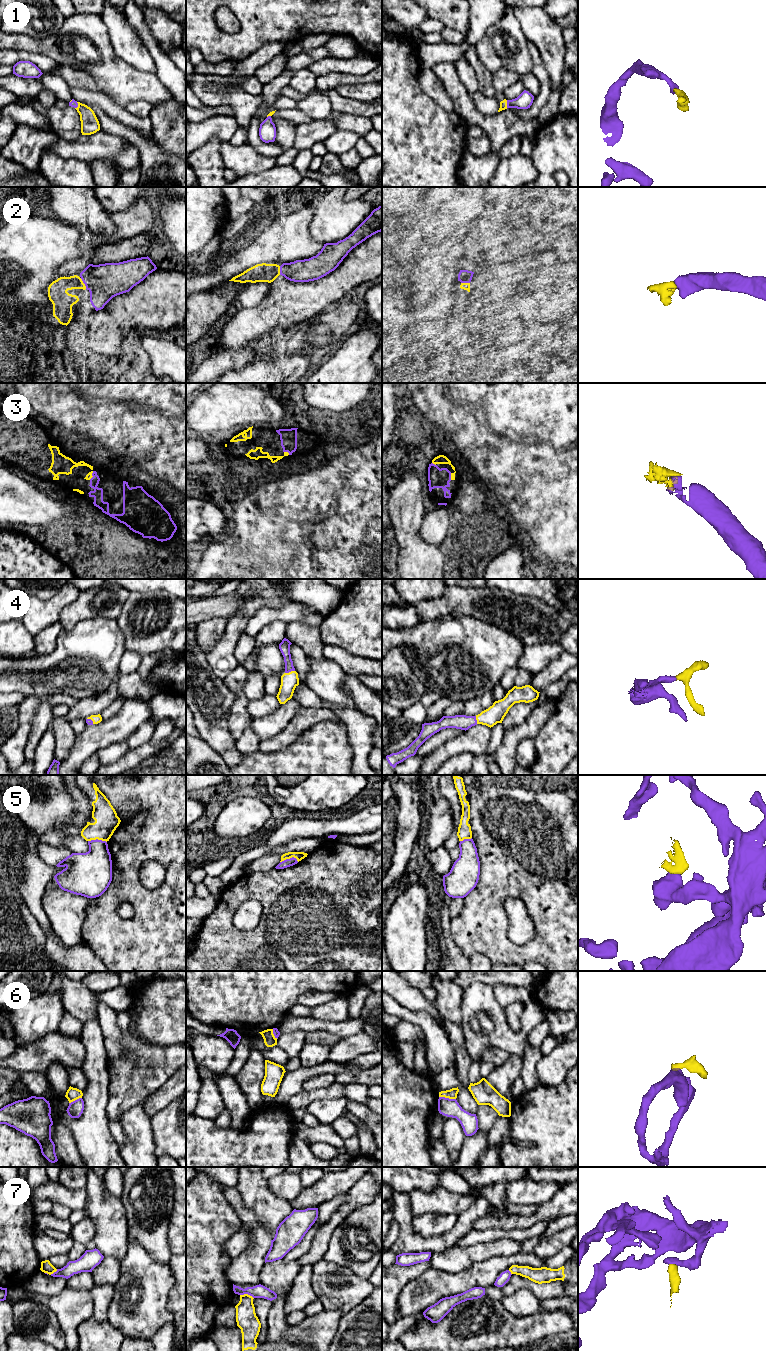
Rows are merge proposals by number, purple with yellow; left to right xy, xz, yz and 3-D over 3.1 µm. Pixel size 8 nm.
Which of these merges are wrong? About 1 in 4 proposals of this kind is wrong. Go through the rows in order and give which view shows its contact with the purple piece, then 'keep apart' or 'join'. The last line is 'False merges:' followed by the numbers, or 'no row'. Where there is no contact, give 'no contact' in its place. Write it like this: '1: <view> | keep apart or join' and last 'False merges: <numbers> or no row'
1: yz | join
2: xy | join
3: yz | join
4: xz | join
5: xz | keep apart
6: yz | keep apart
7: xz | keep apart
False merges: 5, 6, 7

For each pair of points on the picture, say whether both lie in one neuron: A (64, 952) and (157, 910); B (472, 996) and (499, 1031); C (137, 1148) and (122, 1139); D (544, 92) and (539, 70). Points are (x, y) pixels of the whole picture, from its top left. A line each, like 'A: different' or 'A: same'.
A: different
B: same
C: different
D: same

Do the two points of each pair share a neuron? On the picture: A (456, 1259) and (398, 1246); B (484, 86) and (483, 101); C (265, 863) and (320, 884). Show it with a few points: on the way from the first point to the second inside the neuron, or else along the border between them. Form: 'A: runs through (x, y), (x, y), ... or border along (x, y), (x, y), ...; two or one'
A: border along (454, 1246), (431, 1253); two
B: border along (478, 91), (492, 98); two
C: border along (274, 867), (266, 871), (253, 871), (251, 873); two

